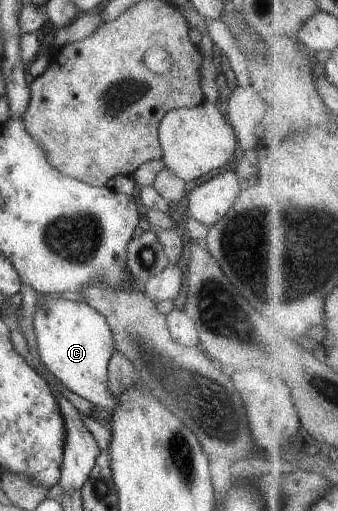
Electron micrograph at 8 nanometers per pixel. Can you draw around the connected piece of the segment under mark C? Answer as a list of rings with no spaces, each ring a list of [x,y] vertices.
[[[60,297],[41,302],[33,316],[36,350],[45,370],[74,394],[95,406],[114,408],[117,398],[107,390],[107,360],[114,352],[105,318],[84,301]]]

